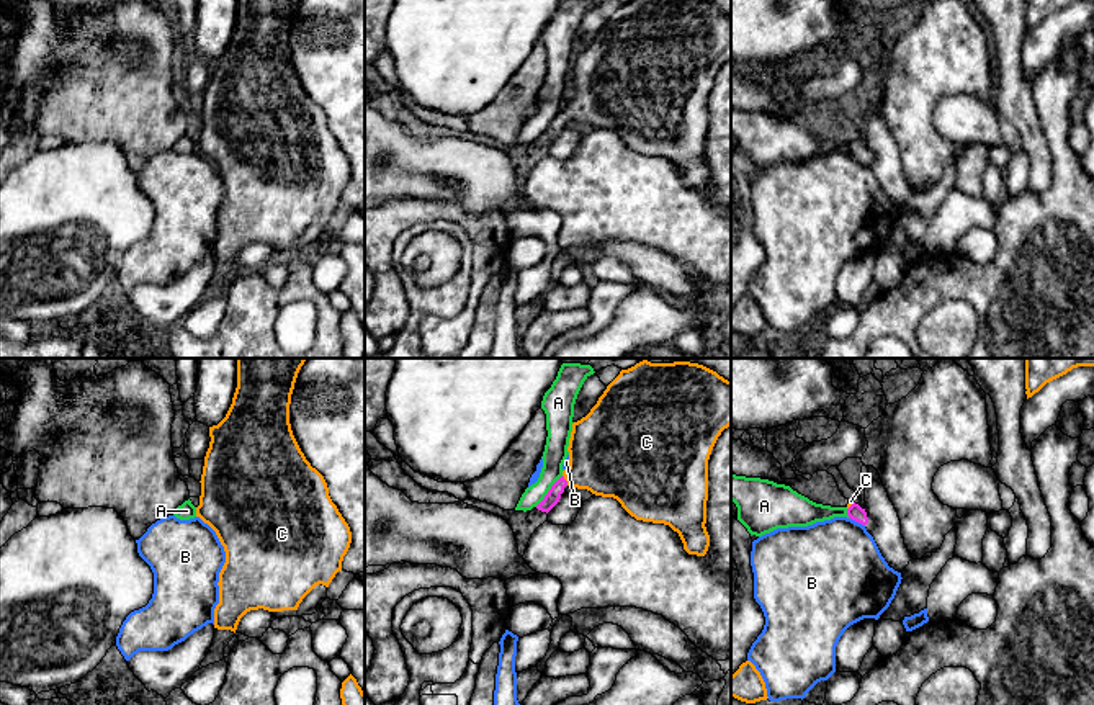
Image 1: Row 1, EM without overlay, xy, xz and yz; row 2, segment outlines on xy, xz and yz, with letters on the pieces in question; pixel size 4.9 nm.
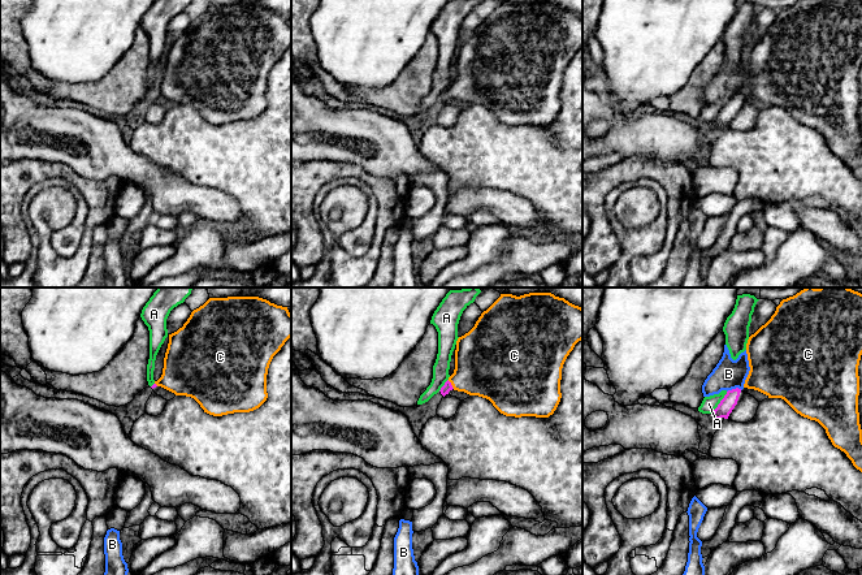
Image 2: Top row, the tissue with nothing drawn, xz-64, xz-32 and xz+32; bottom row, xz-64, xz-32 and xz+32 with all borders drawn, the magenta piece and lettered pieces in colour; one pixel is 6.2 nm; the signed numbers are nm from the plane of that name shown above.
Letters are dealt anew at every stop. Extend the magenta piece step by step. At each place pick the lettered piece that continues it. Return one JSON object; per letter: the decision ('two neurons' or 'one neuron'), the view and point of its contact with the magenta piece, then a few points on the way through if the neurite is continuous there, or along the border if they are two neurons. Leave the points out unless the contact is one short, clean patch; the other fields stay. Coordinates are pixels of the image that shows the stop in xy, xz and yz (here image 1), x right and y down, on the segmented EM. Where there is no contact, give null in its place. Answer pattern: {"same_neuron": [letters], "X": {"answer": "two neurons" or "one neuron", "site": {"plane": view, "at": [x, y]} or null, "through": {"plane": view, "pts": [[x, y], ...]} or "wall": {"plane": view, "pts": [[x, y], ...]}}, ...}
{"same_neuron": ["C"], "A": {"answer": "two neurons", "site": {"plane": "xz", "at": [548, 491]}}, "B": {"answer": "two neurons", "site": {"plane": "yz", "at": [857, 520]}}, "C": {"answer": "one neuron", "site": {"plane": "xz", "at": [564, 480]}, "through": {"plane": "xz", "pts": [[553, 496], [564, 480], [602, 462], [609, 455]]}}}

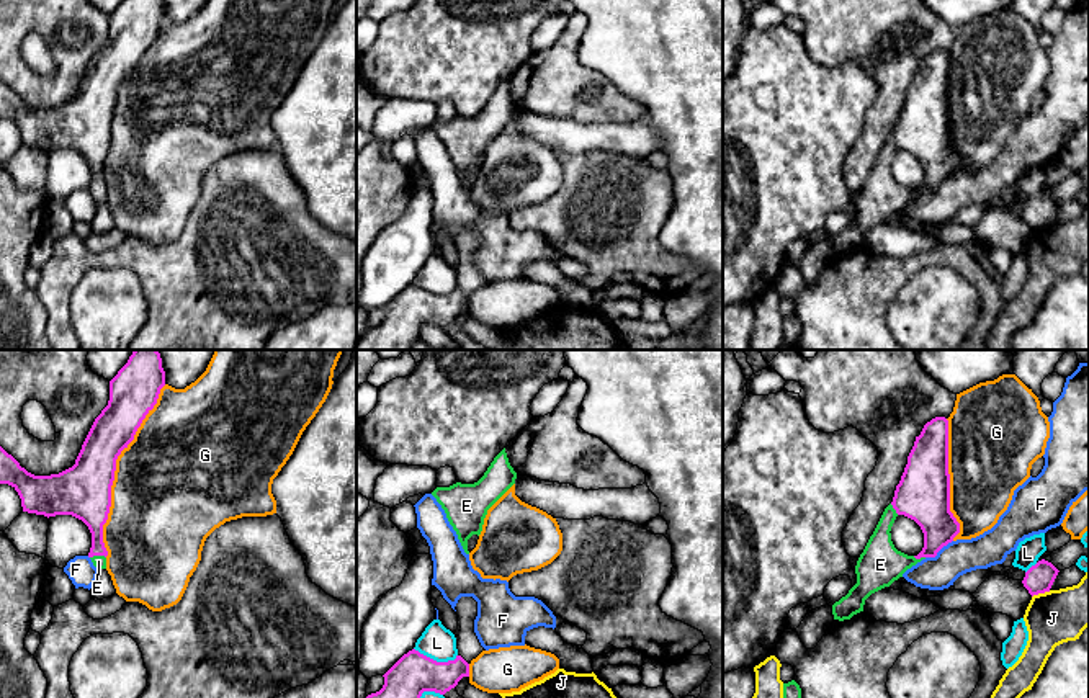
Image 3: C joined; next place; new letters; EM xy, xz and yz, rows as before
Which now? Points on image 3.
{"same_neuron": ["E"], "E": {"answer": "one neuron", "site": {"plane": "xy", "at": [97, 554]}}, "F": {"answer": "two neurons", "site": {"plane": "yz", "at": [939, 550]}}, "G": {"answer": "two neurons", "site": {"plane": "xy", "at": [115, 469]}}, "J": {"answer": "two neurons", "site": {"plane": "yz", "at": [1040, 592]}}, "L": {"answer": "two neurons", "site": {"plane": "xz", "at": [435, 661]}}}

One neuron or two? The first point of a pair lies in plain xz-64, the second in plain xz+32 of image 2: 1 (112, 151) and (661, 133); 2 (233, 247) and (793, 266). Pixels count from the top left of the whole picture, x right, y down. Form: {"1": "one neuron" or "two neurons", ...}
{"1": "one neuron", "2": "one neuron"}

